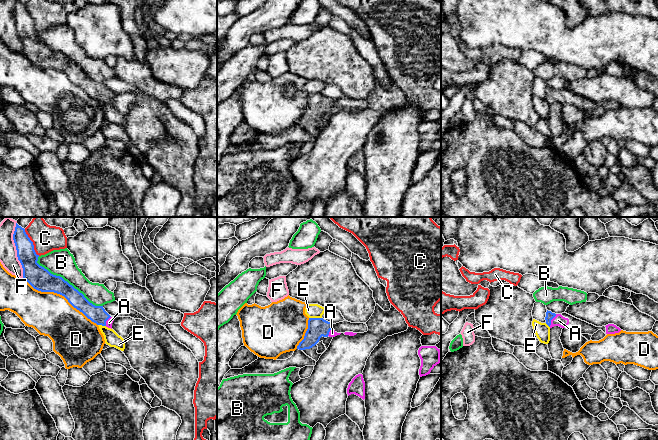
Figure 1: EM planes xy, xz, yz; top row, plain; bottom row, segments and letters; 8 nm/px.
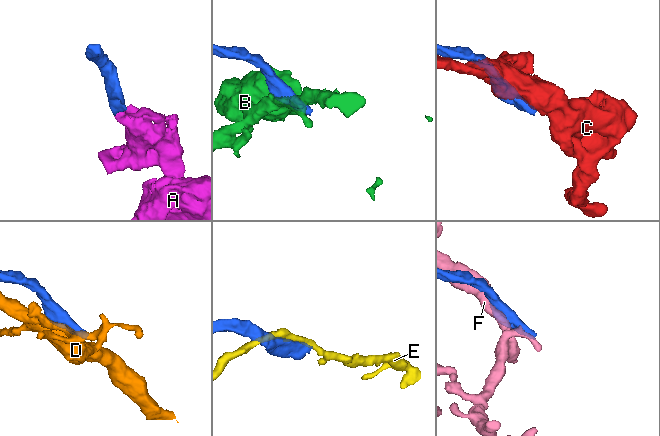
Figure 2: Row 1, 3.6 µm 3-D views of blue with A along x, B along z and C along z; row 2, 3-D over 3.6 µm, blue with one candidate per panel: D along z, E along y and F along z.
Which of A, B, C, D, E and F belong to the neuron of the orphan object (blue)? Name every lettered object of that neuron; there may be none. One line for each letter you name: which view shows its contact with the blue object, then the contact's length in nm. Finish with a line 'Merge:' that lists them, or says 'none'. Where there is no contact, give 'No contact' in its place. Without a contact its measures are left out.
A: Touches blue in yz. Shared border 120 nm
Merge: A

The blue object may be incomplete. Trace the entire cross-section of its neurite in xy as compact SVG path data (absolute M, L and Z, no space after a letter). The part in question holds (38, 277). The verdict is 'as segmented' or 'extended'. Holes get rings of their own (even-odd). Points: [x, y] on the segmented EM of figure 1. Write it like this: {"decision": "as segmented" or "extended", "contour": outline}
{"decision": "extended", "contour": "M17 223L13 240L18 260L23 268L23 278L34 289L64 296L74 308L82 312L92 322L112 329L114 318L105 311L103 306L93 305L62 277L51 274L37 263L39 255L34 250L33 242L26 234L25 229Z"}

